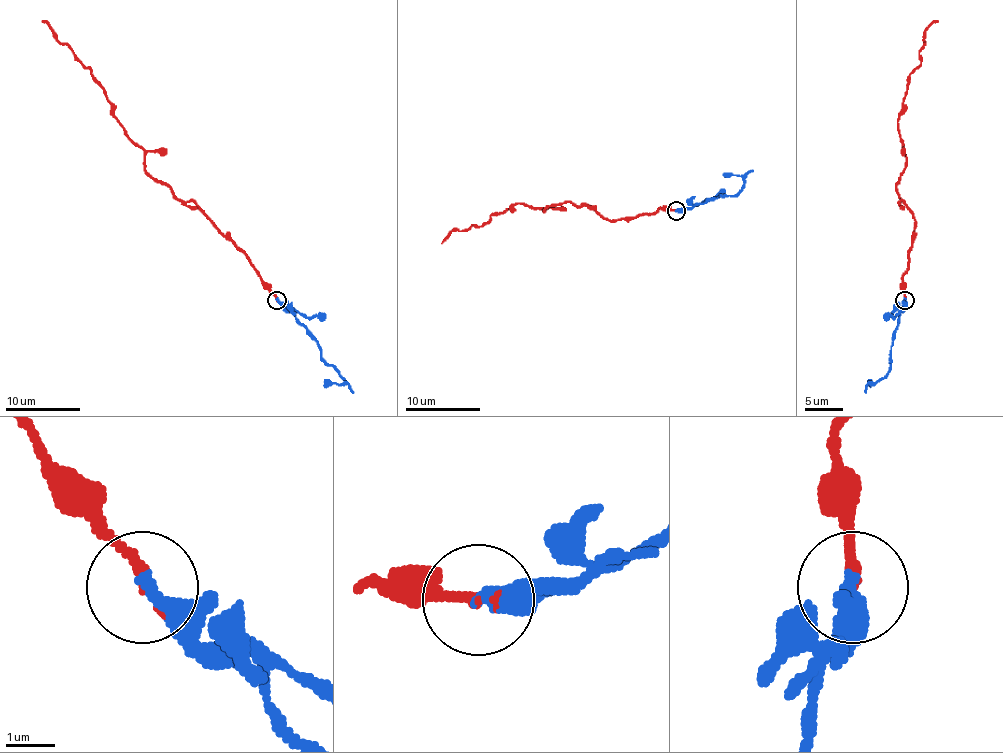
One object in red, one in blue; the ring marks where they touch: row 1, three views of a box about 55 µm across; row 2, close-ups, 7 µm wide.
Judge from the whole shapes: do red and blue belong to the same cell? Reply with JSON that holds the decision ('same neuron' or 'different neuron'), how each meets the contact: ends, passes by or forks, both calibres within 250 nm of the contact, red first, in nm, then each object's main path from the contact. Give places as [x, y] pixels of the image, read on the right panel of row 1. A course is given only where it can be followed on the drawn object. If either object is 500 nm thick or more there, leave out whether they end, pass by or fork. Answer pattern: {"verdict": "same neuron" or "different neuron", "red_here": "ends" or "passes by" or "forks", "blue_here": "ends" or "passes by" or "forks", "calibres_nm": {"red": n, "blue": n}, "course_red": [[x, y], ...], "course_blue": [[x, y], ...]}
{"verdict": "same neuron", "red_here": "ends", "blue_here": "ends", "calibres_nm": {"red": 180, "blue": 400}, "course_red": [[904, 300], [915, 220], [901, 205], [897, 186], [906, 168], [899, 119], [925, 31], [938, 20]], "course_blue": [[904, 300], [904, 310], [899, 315], [891, 345], [889, 370], [871, 385], [871, 379]]}

